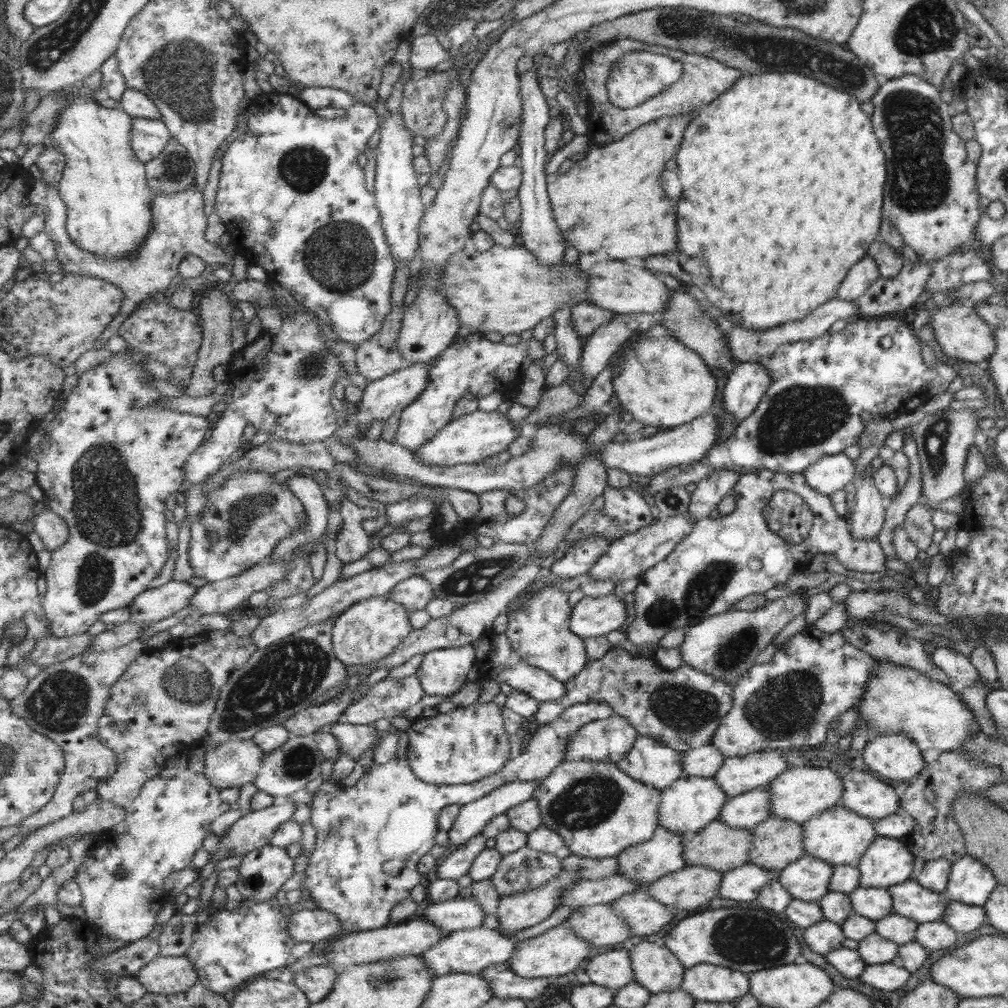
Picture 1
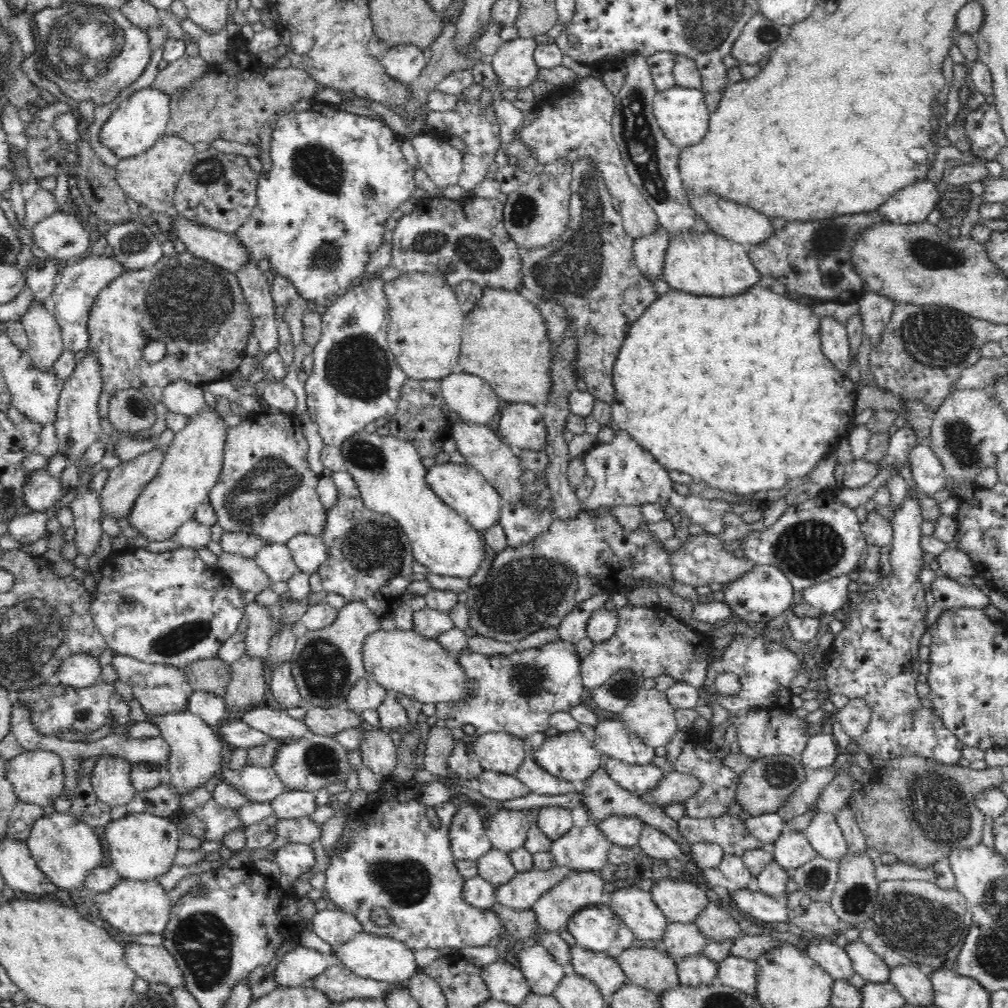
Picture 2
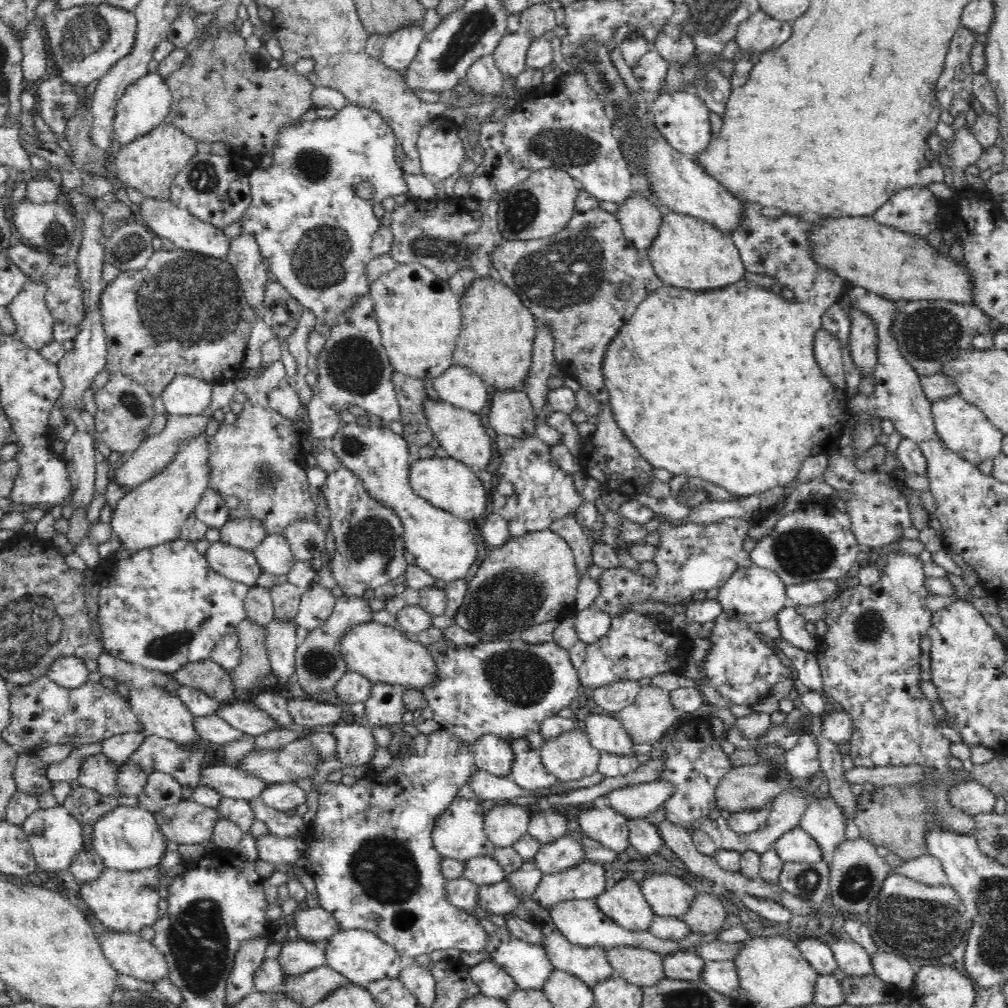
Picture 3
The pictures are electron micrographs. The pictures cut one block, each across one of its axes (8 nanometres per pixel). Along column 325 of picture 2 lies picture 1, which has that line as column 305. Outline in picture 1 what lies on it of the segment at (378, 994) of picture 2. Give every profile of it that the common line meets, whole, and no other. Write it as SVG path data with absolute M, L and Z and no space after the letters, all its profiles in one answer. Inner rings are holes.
M329 965L311 966L305 973L293 975L295 985L306 992L312 1004L324 1002L333 992L339 972Z

